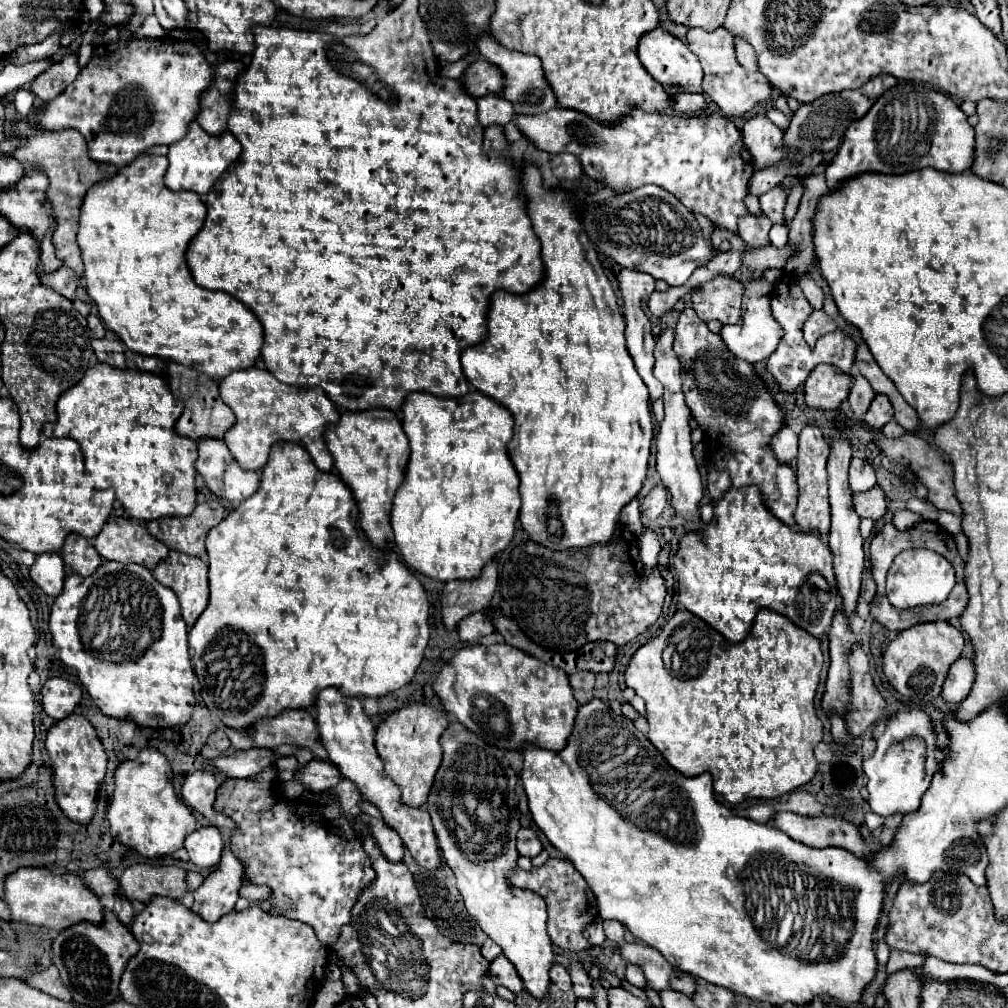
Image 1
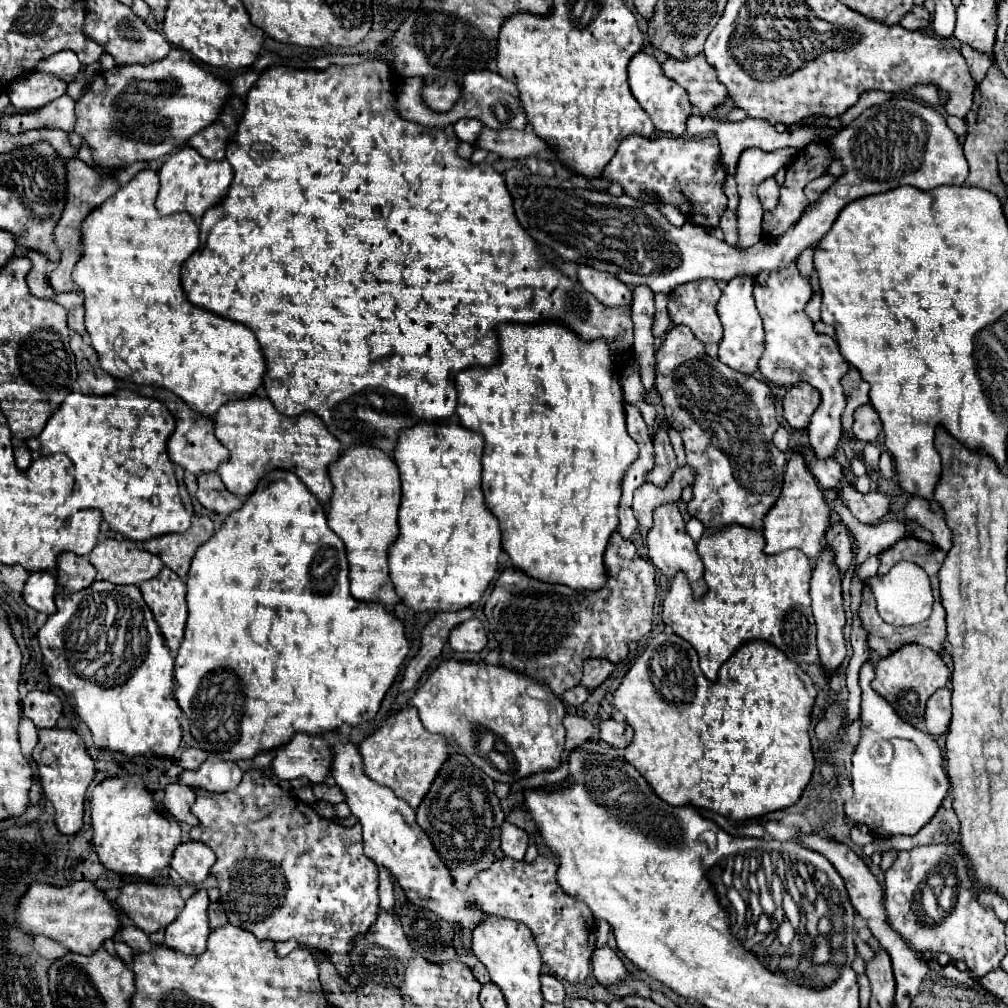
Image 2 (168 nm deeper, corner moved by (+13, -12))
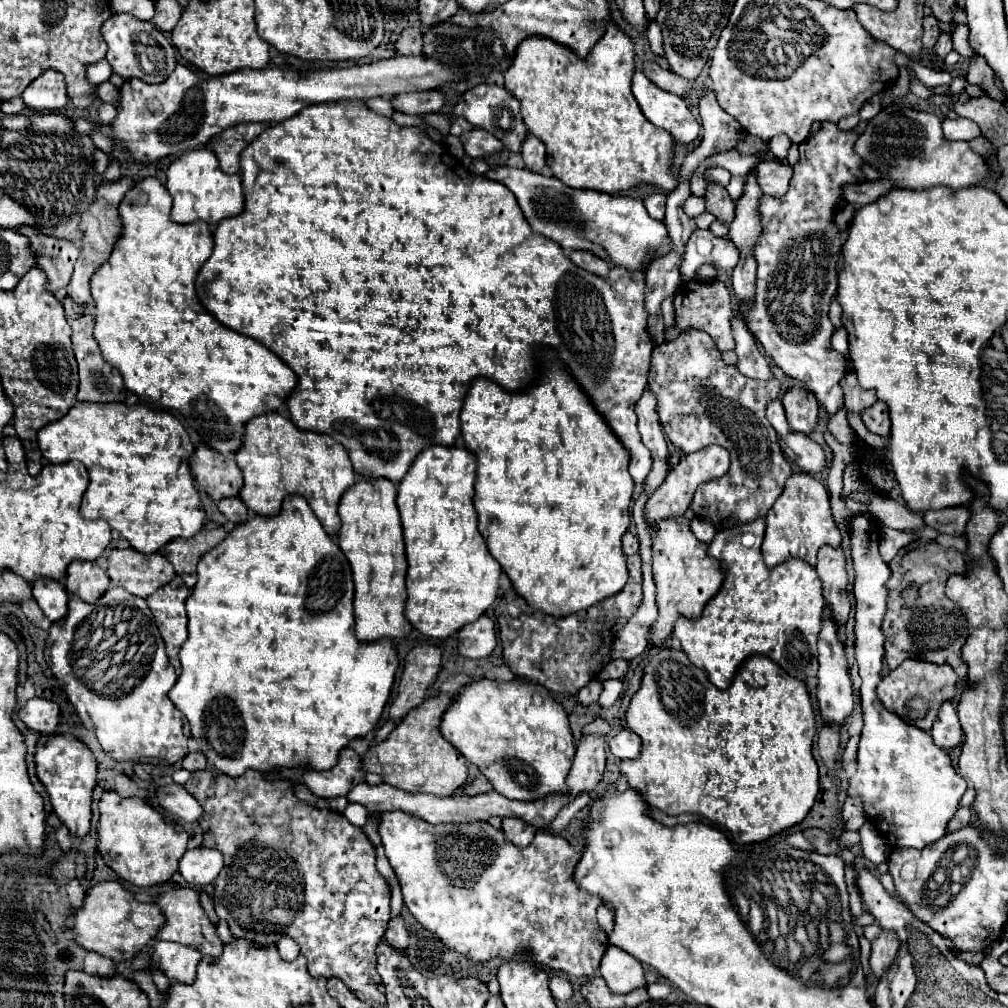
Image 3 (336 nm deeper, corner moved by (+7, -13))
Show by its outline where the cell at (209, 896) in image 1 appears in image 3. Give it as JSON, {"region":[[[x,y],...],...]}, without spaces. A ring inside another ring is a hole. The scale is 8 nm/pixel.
{"region":[[[158,940],[152,952],[152,966],[162,970],[172,982],[192,984],[202,954],[190,946]]]}

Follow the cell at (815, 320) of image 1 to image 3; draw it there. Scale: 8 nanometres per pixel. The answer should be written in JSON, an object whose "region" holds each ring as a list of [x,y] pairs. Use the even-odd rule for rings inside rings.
{"region":[[[838,328],[838,330],[836,330],[836,334],[834,334],[834,338],[832,338],[832,346],[834,346],[838,352],[842,352],[844,356],[848,356],[848,332],[846,332],[844,328]]]}

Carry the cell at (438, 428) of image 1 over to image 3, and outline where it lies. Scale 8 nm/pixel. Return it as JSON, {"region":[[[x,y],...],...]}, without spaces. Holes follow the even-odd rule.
{"region":[[[426,448],[398,484],[396,504],[406,544],[406,620],[424,636],[448,640],[468,622],[478,620],[498,596],[498,580],[502,568],[490,556],[484,538],[478,532],[478,520],[472,506],[476,480],[476,458],[464,448]]]}

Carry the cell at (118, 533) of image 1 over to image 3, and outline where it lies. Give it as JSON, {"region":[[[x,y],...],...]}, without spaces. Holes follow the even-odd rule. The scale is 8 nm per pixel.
{"region":[[[116,548],[108,556],[108,576],[114,586],[122,586],[134,596],[148,598],[160,586],[166,586],[176,572],[170,560],[160,552],[148,556],[134,548]]]}

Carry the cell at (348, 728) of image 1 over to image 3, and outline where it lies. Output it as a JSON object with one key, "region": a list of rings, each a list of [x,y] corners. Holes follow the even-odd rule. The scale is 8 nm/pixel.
{"region":[[[384,812],[382,818],[378,820],[378,832],[382,838],[382,844],[386,848],[386,858],[390,860],[390,866],[400,882],[402,888],[402,896],[404,896],[404,904],[408,906],[410,914],[426,928],[430,930],[438,940],[442,940],[442,944],[446,944],[448,948],[452,948],[454,952],[474,960],[474,962],[488,962],[488,960],[522,960],[522,954],[526,954],[530,960],[534,960],[536,964],[548,966],[556,972],[564,972],[568,976],[594,976],[598,972],[602,954],[606,952],[606,944],[608,944],[608,936],[606,932],[598,926],[596,922],[596,910],[602,904],[602,900],[598,900],[598,896],[590,896],[590,892],[586,892],[584,888],[578,888],[576,880],[574,880],[574,868],[582,856],[582,852],[576,852],[570,842],[562,836],[556,836],[544,828],[536,830],[534,840],[530,842],[530,846],[526,848],[516,848],[514,844],[510,844],[510,840],[506,840],[504,832],[490,826],[488,822],[466,822],[466,824],[430,824],[426,820],[418,820],[416,816],[410,816],[406,812]]]}

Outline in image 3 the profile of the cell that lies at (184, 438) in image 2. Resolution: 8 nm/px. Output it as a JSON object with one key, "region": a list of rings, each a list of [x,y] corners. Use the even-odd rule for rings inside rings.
{"region":[[[198,444],[190,460],[190,470],[198,486],[212,498],[234,498],[242,488],[242,472],[236,462],[228,462],[222,454],[206,444]]]}

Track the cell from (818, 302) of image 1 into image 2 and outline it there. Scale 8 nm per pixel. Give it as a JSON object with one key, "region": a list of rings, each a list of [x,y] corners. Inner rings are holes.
{"region":[[[814,291],[814,293],[812,293],[812,299],[806,303],[806,315],[808,315],[812,321],[820,321],[820,303],[822,303],[822,299],[820,299],[820,295]]]}

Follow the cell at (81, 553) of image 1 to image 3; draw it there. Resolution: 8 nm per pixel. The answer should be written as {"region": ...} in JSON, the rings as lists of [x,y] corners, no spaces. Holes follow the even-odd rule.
{"region":[[[72,562],[66,574],[66,590],[80,600],[94,604],[102,592],[110,588],[110,578],[106,570],[102,570],[96,562]]]}

